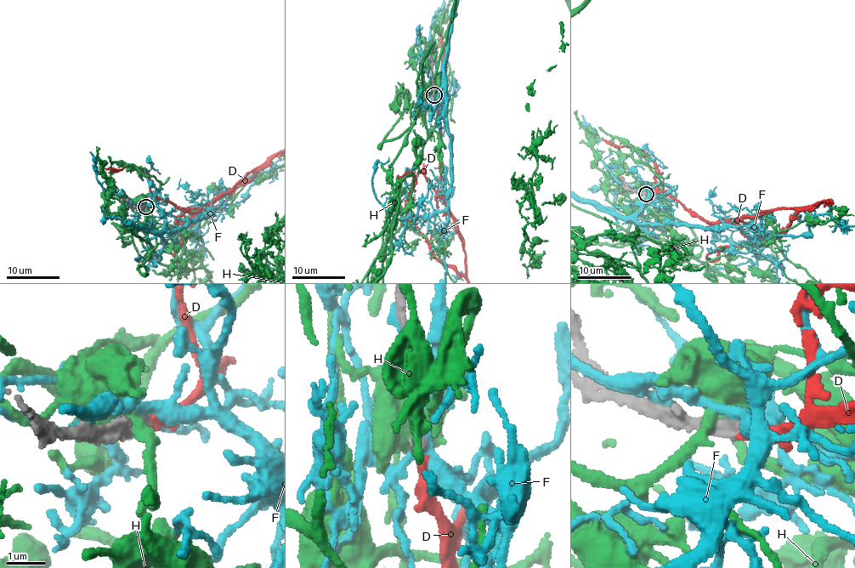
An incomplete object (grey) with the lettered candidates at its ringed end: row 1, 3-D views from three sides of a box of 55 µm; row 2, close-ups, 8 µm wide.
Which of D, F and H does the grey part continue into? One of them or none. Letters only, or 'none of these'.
D

